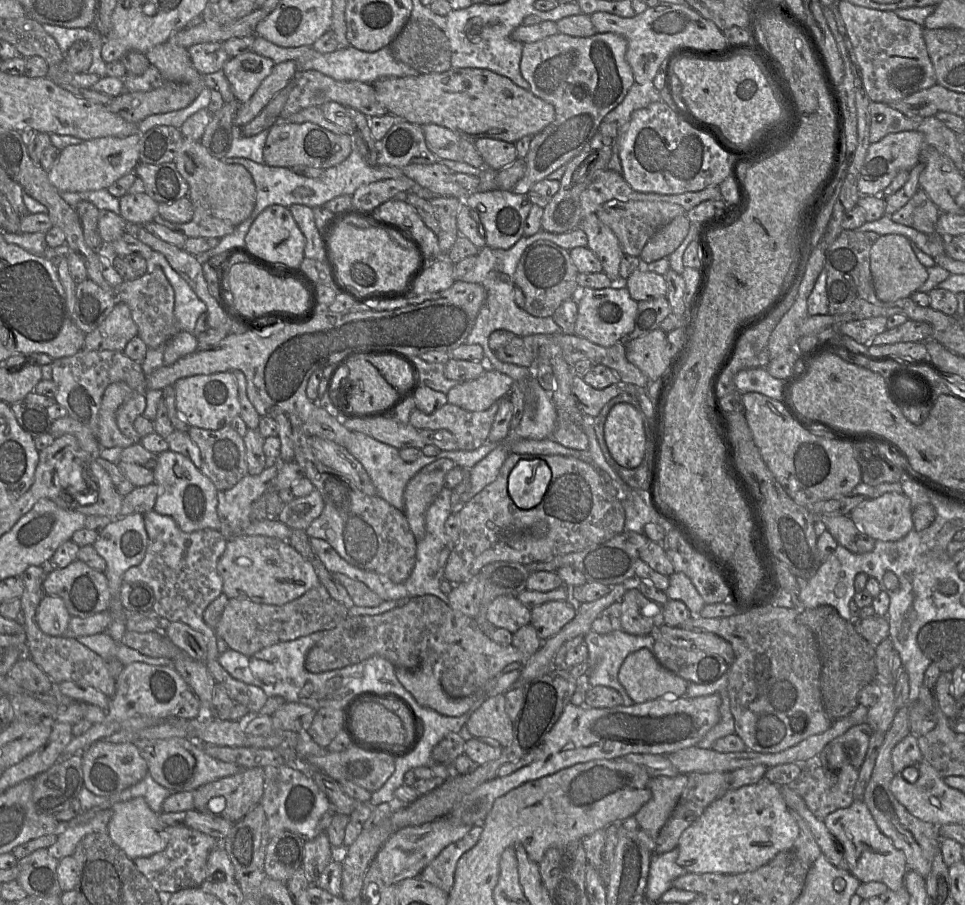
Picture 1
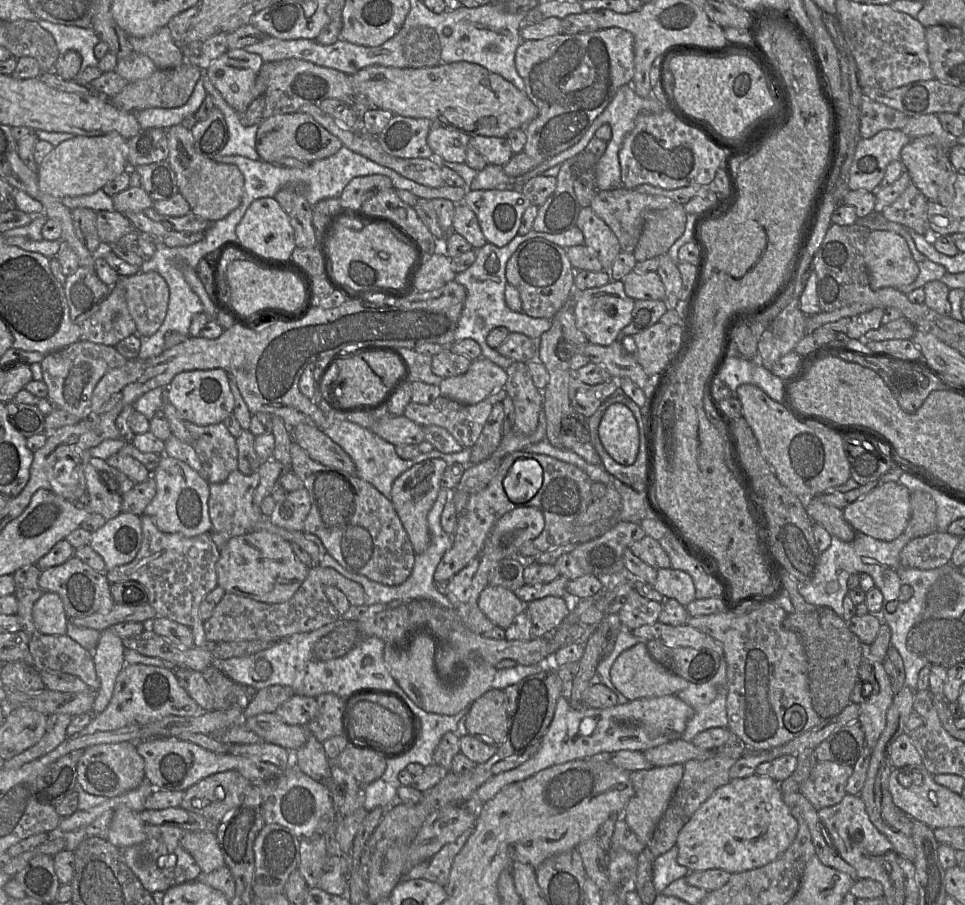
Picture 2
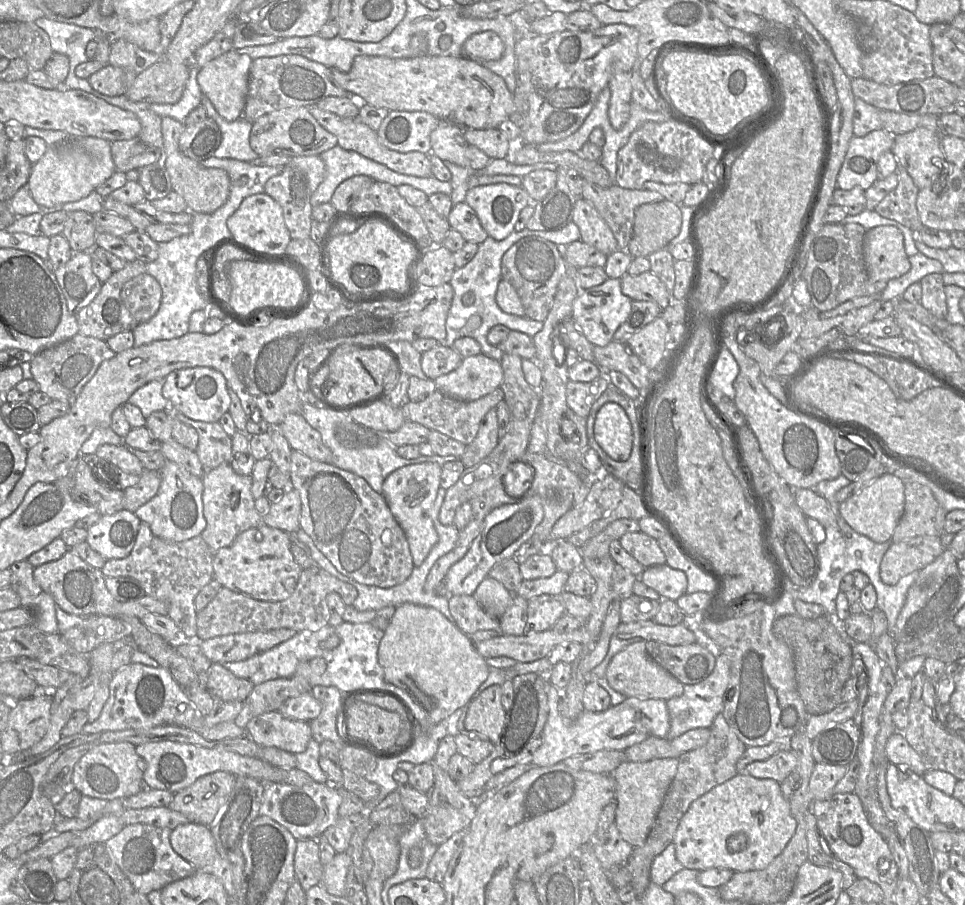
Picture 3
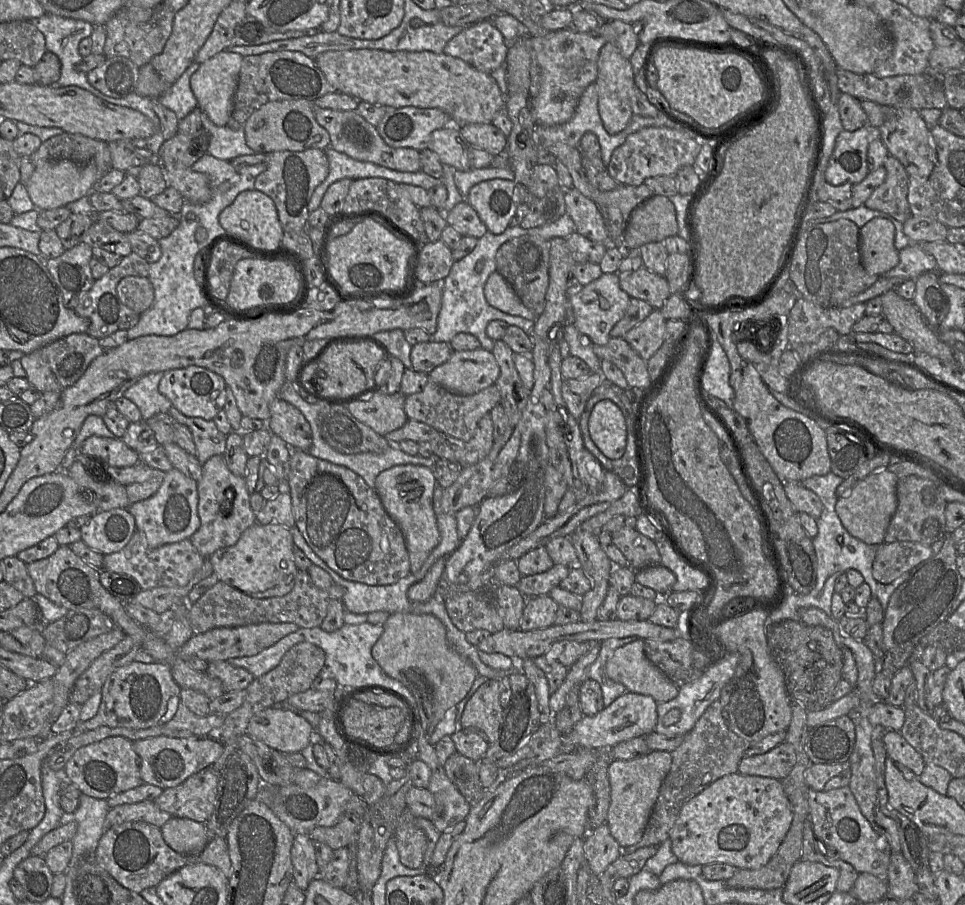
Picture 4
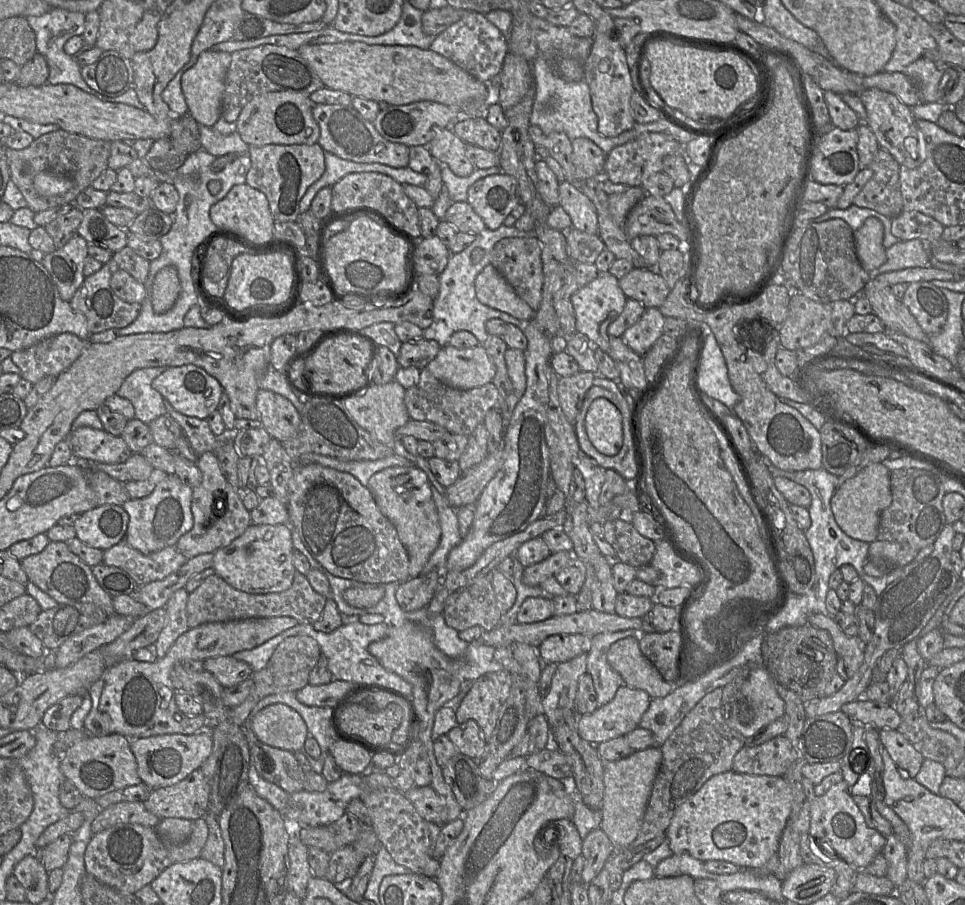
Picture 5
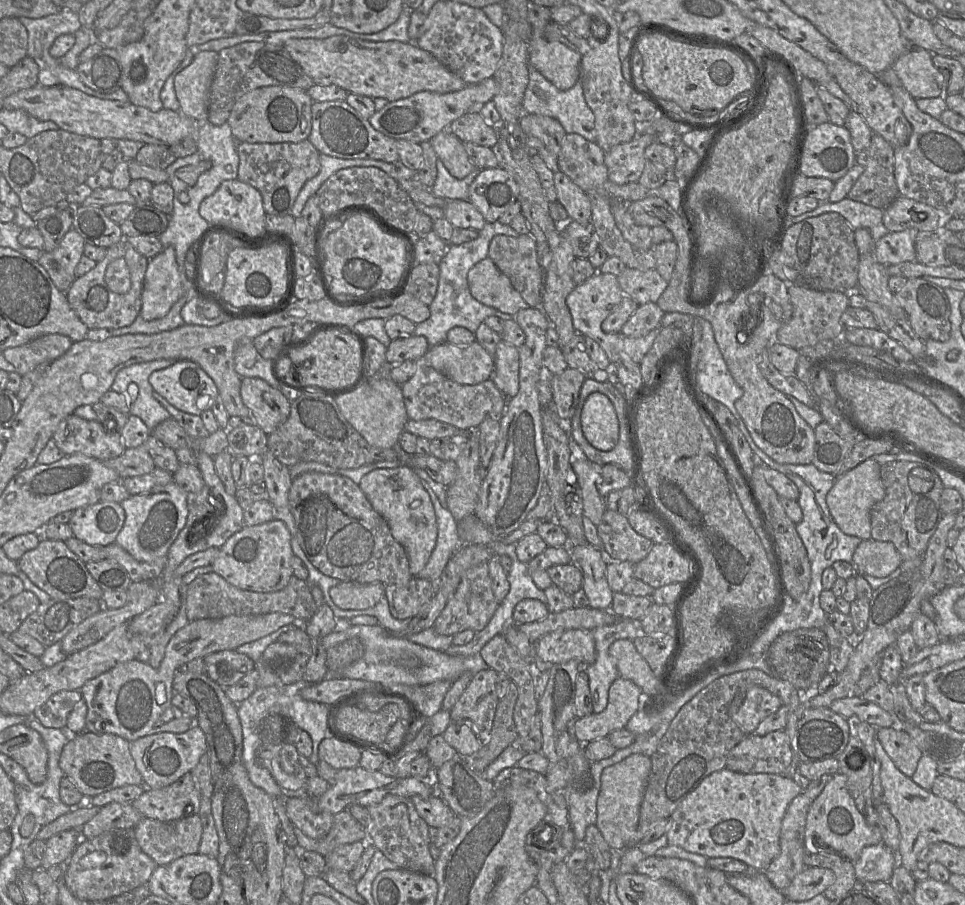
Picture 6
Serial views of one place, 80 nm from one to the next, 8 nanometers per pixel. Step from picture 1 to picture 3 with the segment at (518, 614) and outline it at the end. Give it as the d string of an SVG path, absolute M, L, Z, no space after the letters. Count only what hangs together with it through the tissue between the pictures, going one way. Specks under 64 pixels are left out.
M490 576L479 584L473 596L488 614L496 618L503 616L513 603L513 593Z

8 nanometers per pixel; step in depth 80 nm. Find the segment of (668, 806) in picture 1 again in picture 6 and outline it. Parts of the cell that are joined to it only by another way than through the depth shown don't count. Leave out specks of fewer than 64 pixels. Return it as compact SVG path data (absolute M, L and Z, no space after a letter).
M633 754L619 763L606 767L601 775L597 799L596 825L605 841L614 850L622 851L633 846L634 834L640 819L640 806L651 772L651 757Z

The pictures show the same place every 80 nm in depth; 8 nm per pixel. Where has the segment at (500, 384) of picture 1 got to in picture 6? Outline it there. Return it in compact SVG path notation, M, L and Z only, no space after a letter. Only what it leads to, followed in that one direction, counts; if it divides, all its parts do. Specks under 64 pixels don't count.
M477 341L469 345L448 342L429 348L426 359L438 372L463 385L475 385L491 379L494 358Z

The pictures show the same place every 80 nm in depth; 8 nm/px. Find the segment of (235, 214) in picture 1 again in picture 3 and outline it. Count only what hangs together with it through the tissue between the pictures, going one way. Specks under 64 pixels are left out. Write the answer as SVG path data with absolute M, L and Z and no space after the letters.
M164 116L161 117L161 128L164 141L163 163L169 173L172 190L183 197L189 210L198 213L213 213L228 199L231 186L228 173L219 168L206 168L180 151L179 138L185 130L183 122Z

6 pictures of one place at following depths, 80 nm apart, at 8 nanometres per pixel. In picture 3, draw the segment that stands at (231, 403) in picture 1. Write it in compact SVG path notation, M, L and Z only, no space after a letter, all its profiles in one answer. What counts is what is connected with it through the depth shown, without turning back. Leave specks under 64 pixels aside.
M192 367L173 371L164 379L162 395L174 411L189 419L201 422L218 422L228 412L230 396L227 391L227 380L218 370L210 367Z

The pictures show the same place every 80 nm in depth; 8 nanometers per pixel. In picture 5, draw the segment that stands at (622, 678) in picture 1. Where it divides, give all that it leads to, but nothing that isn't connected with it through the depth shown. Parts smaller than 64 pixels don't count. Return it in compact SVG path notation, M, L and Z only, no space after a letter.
M636 636L613 643L607 659L627 686L646 691L651 699L665 697L675 687L673 683L664 680L656 667L643 655Z

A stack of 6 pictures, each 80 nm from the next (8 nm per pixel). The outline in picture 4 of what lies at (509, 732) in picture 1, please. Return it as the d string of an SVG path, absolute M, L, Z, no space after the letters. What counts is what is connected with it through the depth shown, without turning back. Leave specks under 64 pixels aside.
M488 679L467 702L460 723L464 729L479 730L490 745L495 739L502 719L500 704L500 681Z

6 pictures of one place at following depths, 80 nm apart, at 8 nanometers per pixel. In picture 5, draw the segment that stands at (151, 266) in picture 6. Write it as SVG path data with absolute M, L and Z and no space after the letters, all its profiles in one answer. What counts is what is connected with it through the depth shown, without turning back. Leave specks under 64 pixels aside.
M173 266L160 269L150 286L150 299L153 311L163 314L170 310L180 294L180 281Z

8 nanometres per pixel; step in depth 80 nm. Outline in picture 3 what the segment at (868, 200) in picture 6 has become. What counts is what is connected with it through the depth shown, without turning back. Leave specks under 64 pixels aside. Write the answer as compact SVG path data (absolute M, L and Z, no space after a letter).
M898 165L895 173L898 175L897 186L877 204L875 211L916 232L924 226L916 206L919 188L903 166Z

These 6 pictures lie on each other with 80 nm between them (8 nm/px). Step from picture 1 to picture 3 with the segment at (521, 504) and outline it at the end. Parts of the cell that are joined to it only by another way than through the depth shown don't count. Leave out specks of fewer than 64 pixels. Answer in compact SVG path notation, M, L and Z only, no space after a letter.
M519 459L507 469L504 475L504 490L509 498L520 501L525 497L532 497L535 490L535 469L524 459Z

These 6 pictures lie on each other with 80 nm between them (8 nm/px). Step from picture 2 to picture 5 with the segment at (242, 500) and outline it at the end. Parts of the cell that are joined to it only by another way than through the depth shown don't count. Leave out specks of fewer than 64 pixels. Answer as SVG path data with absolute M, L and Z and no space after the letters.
M205 452L199 455L196 464L202 472L202 482L193 488L192 492L193 528L182 535L175 544L179 552L188 560L200 554L214 553L228 546L252 524L250 511L244 507L240 497L241 490L229 484L221 471L215 453Z

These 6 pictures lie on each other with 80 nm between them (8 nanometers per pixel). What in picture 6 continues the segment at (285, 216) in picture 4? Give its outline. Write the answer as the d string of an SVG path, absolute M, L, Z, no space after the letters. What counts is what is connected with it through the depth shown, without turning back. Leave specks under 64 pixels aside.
M306 139L298 143L249 143L239 141L236 147L239 166L238 180L255 187L262 195L266 214L291 214L294 202L303 185L320 171L318 150Z

